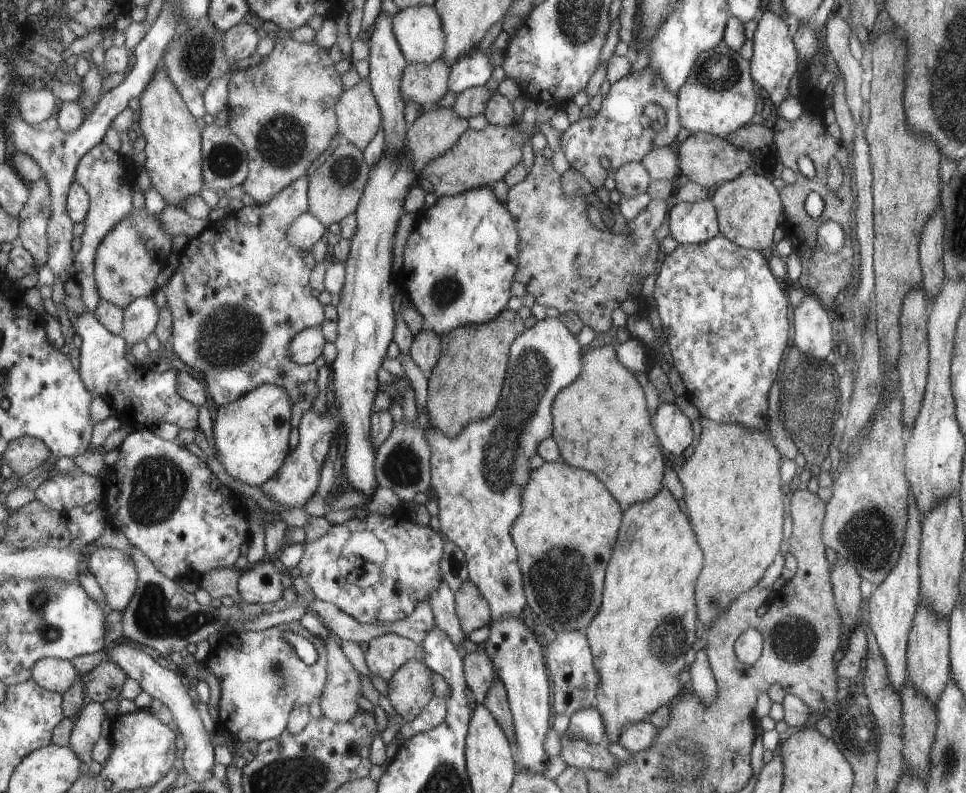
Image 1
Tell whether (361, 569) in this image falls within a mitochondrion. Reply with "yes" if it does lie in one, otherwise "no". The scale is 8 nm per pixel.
no

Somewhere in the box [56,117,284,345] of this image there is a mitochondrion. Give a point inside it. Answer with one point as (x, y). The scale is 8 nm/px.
(225, 159)

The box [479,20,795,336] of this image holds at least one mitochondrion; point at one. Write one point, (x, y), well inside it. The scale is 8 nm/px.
(717, 73)

